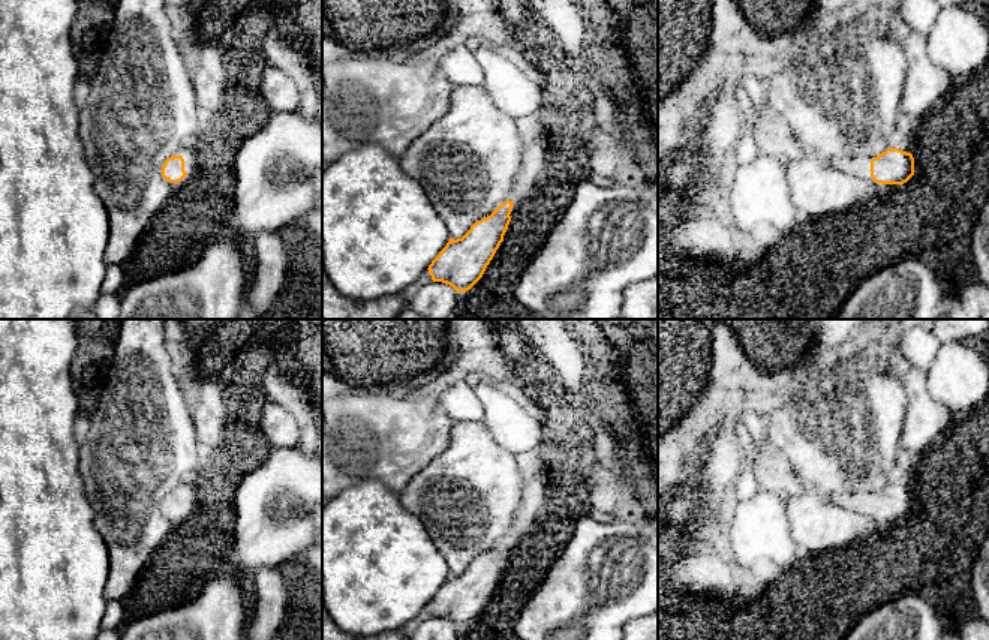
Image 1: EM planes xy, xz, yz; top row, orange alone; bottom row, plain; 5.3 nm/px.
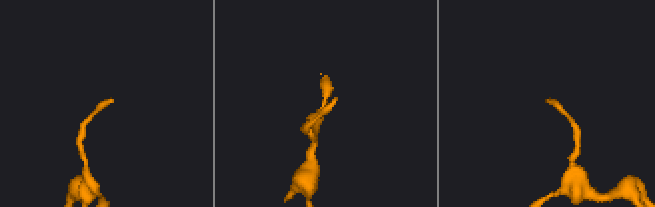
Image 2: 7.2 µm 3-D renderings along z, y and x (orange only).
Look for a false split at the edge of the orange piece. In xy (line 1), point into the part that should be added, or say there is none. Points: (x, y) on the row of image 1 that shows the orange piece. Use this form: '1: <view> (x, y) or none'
1: none

